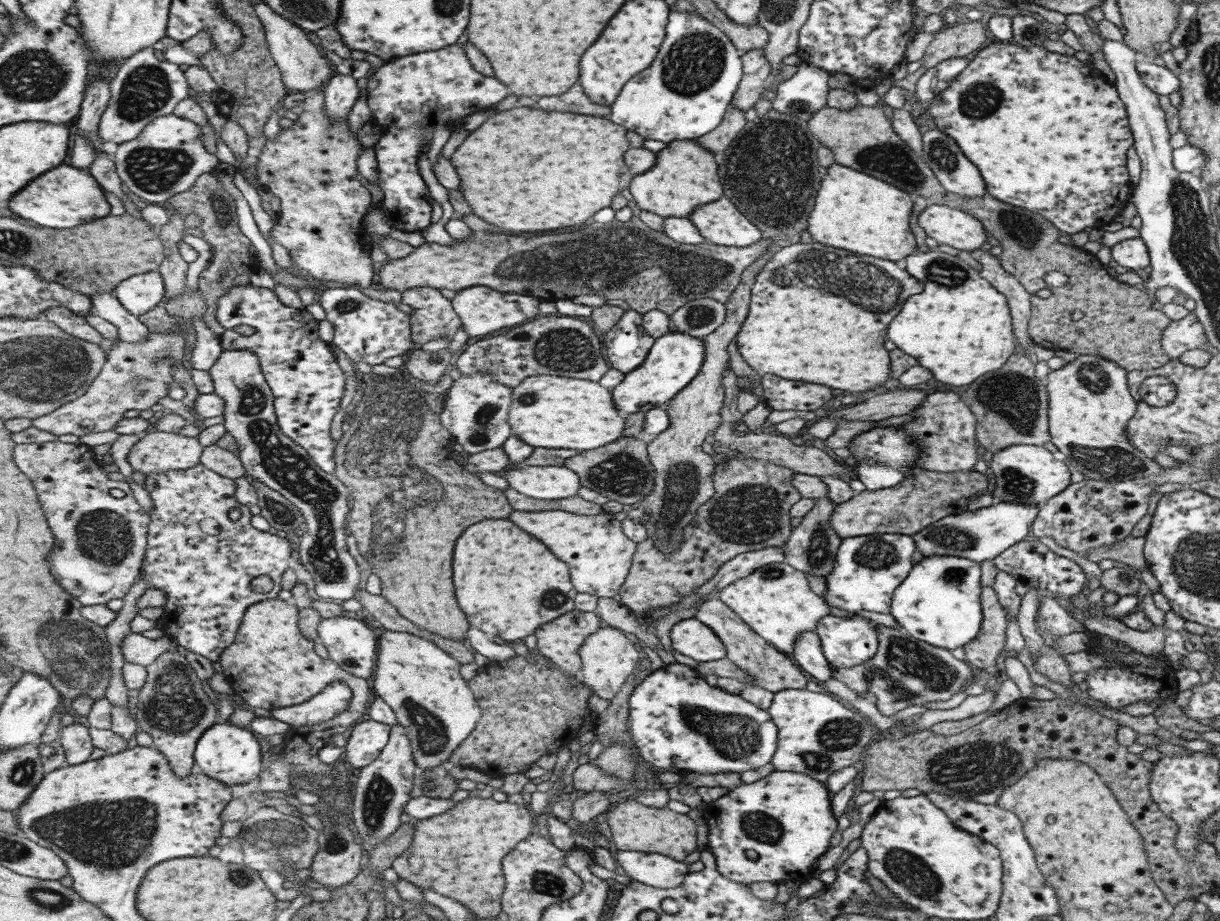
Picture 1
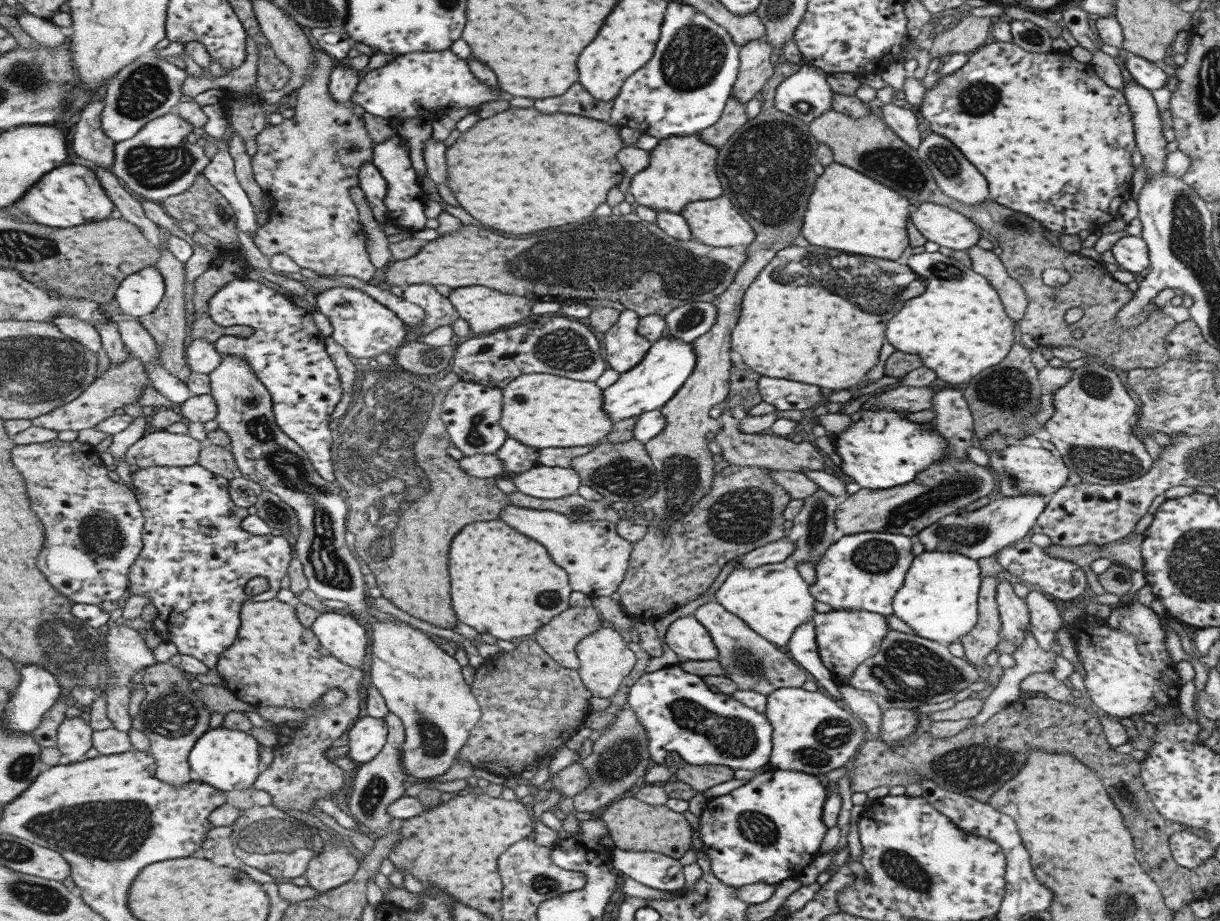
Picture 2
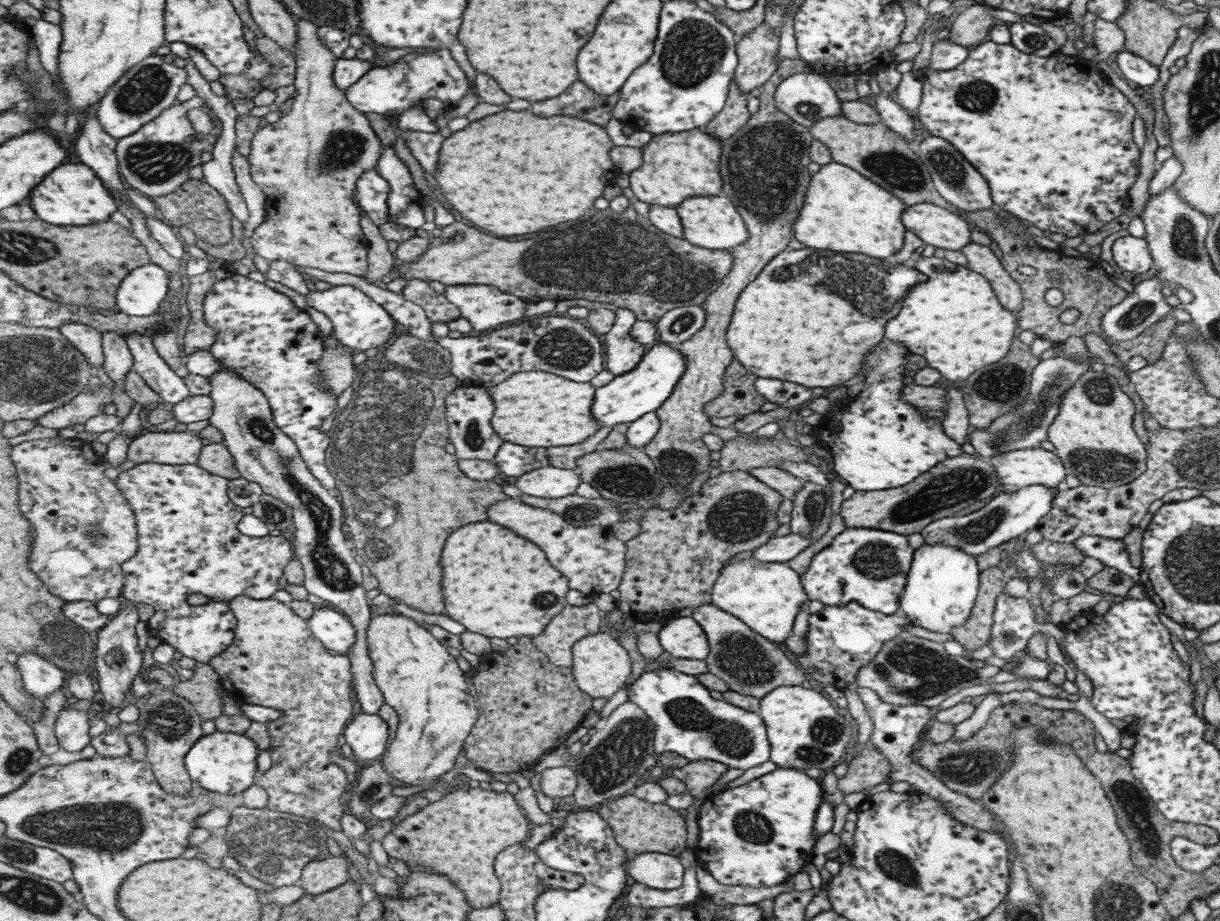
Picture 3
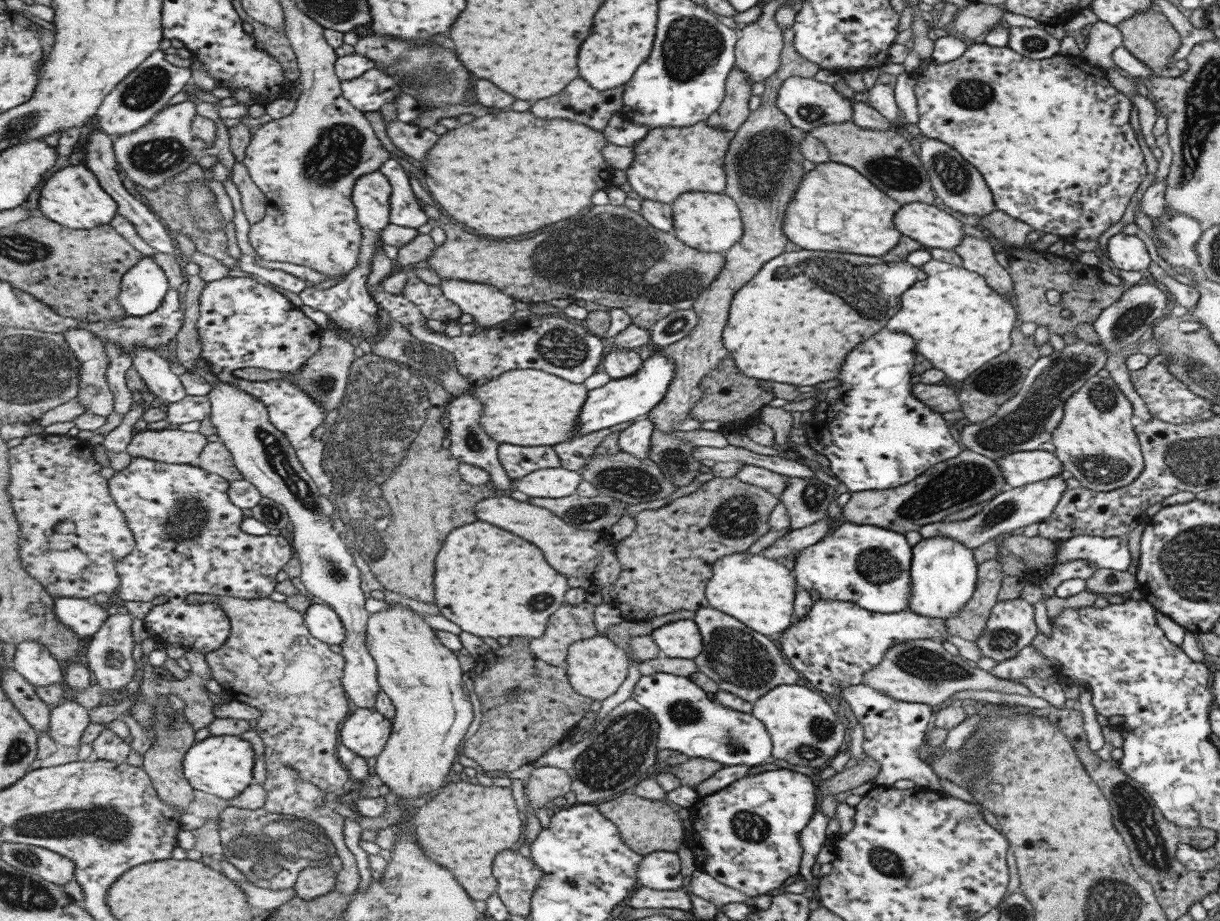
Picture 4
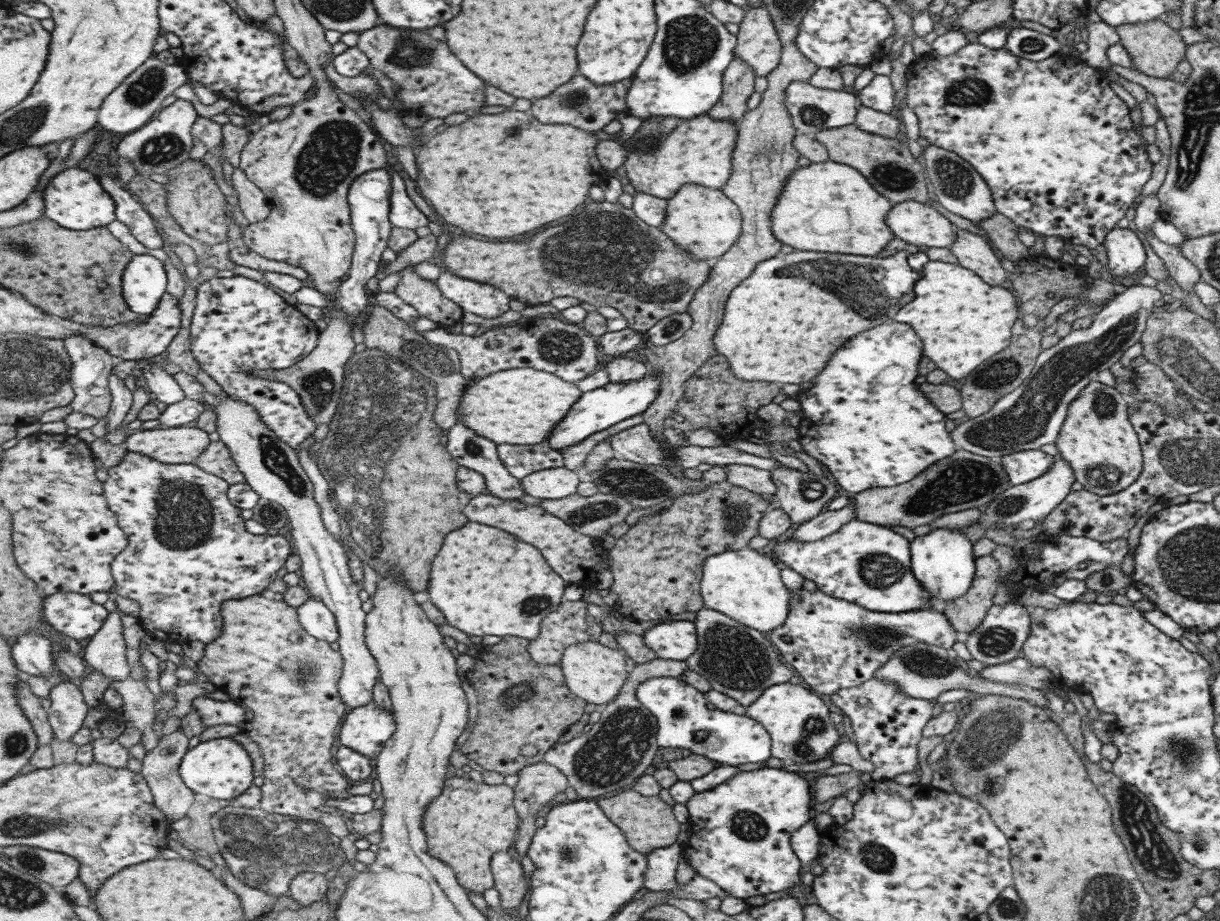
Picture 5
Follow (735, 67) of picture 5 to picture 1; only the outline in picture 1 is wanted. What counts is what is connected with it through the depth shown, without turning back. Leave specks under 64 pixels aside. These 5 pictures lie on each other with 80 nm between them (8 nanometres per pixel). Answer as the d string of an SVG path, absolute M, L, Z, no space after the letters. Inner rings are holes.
M729 104L719 124L695 141L714 156L715 153L725 150L725 147L740 132L745 123L744 112Z

